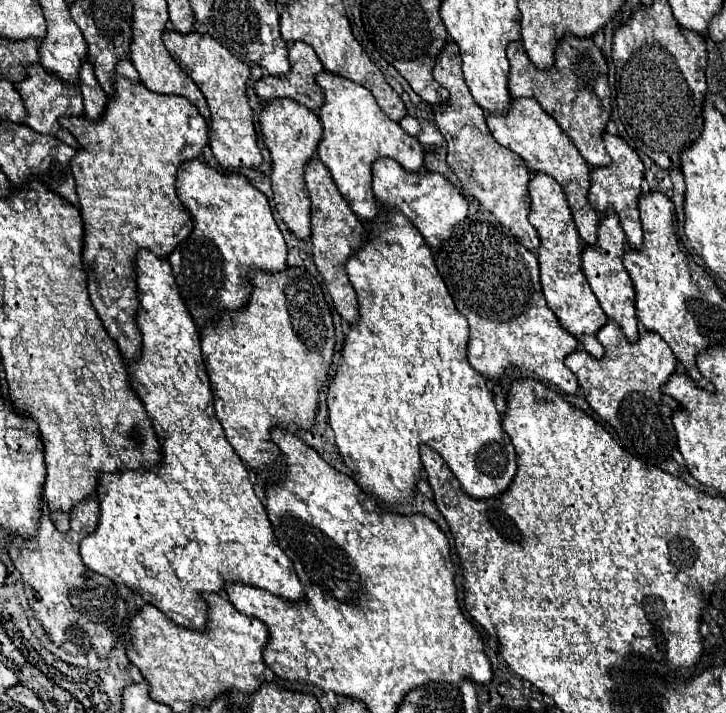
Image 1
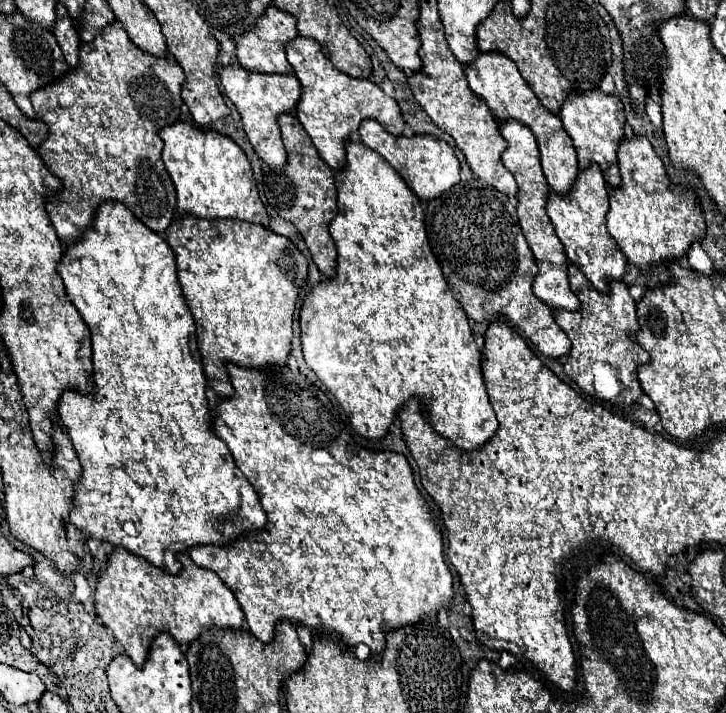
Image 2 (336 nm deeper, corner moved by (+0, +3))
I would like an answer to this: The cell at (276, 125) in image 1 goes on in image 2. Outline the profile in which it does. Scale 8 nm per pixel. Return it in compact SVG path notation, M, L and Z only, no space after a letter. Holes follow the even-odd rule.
M240 65L224 67L218 71L220 83L226 89L226 95L236 105L244 131L258 153L258 157L270 167L280 169L288 161L288 153L284 149L282 137L280 137L280 125L278 117L284 113L294 113L294 107L298 105L298 99L302 97L302 85L294 75L264 75L264 73L250 73L244 71Z

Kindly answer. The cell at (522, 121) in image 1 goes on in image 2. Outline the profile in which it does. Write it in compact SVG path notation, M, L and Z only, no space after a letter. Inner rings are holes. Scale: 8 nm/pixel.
M480 53L476 61L470 67L466 67L466 79L468 79L472 93L476 93L480 99L486 101L486 105L490 107L490 111L494 113L498 121L516 119L524 123L526 127L530 127L530 131L534 133L538 141L540 161L542 161L542 169L544 169L550 189L558 195L570 195L572 185L578 177L578 157L576 157L572 139L564 131L560 117L552 115L550 111L542 107L538 97L532 93L528 83L522 79L514 61L510 61L502 53Z

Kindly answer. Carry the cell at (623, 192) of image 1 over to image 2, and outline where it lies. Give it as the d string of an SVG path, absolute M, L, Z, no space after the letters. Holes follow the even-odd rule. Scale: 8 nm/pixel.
M600 89L574 93L564 101L560 109L560 119L564 123L566 133L572 137L572 143L578 153L578 165L580 169L588 169L588 165L598 163L606 183L612 189L620 187L620 173L618 173L618 145L624 139L624 105L616 95L606 95Z

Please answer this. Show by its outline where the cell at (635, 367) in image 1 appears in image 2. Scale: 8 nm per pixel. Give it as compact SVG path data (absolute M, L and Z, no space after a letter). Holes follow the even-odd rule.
M576 265L568 267L568 275L570 289L578 295L582 307L578 313L554 313L556 323L572 341L572 351L564 361L564 371L584 393L594 395L594 399L602 403L610 403L618 411L630 411L644 393L638 381L638 367L650 361L650 355L634 341L634 333L638 333L636 301L630 297L628 287L622 281L610 283L612 291L602 295L588 285L588 279L580 269L576 269Z

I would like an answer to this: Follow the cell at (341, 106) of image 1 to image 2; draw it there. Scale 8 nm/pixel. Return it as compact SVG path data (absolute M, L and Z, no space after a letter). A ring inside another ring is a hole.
M296 37L286 45L286 57L294 67L294 73L302 85L302 97L296 105L296 117L314 141L320 157L334 169L342 171L346 165L346 143L358 131L364 119L376 119L390 135L402 135L404 119L398 103L388 97L374 81L354 79L338 71L328 57L322 53L322 47L316 41Z

